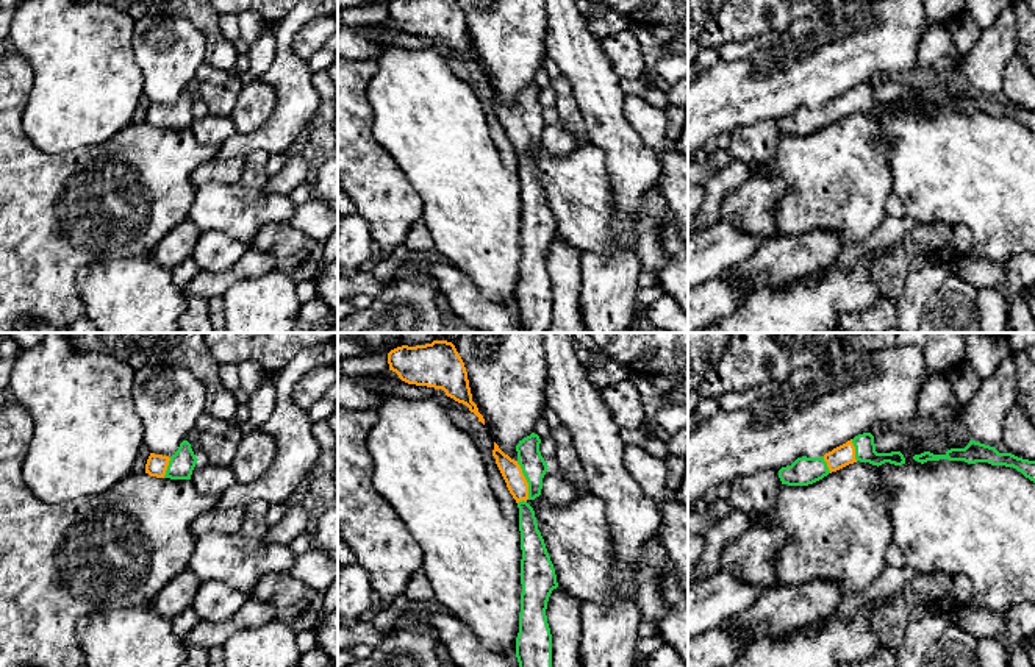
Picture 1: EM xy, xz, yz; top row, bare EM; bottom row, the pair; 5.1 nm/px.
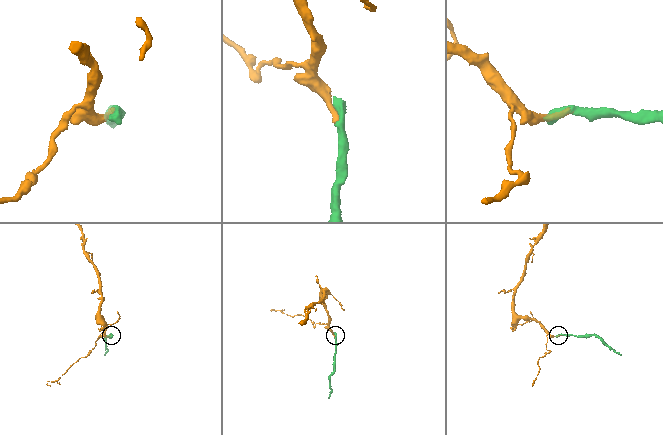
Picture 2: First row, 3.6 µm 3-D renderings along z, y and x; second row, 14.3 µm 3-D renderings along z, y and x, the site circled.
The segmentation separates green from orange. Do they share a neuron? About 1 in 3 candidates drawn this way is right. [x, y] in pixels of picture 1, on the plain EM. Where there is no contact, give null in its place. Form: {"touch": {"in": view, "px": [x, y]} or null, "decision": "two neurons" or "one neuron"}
{"touch": {"in": "xz", "px": [529, 135]}, "decision": "one neuron"}

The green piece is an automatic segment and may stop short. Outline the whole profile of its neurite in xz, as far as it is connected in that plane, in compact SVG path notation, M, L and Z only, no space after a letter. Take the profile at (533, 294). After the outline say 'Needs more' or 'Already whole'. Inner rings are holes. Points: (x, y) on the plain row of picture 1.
M538 84L519 91L518 109L511 109L494 92L492 106L519 158L521 181L521 264L516 287L516 308L521 333L546 333L552 319L552 284L547 273L547 251L558 237L557 225L533 158L527 153L541 145L547 114L539 102Z. Needs more

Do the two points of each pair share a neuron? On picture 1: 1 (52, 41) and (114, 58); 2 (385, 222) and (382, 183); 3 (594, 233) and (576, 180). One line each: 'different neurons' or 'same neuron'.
1: same neuron
2: same neuron
3: same neuron

